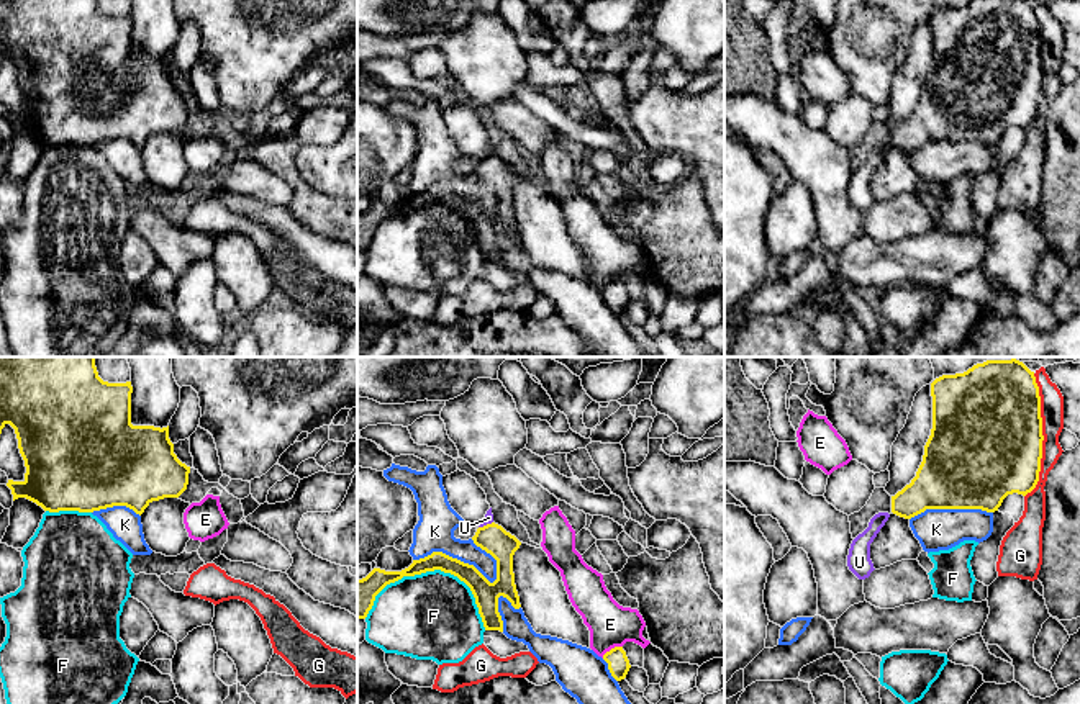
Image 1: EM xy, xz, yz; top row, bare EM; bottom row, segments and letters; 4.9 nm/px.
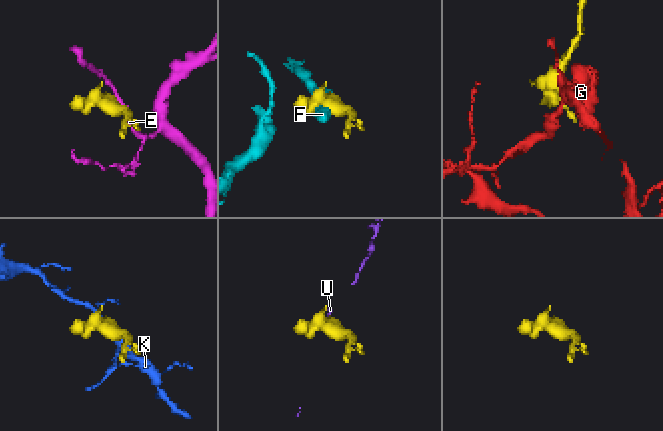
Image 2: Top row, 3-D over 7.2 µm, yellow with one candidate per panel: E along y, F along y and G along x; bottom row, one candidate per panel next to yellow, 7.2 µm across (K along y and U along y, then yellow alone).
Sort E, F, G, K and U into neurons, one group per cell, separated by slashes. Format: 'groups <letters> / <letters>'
groups E / F / G / K / U

